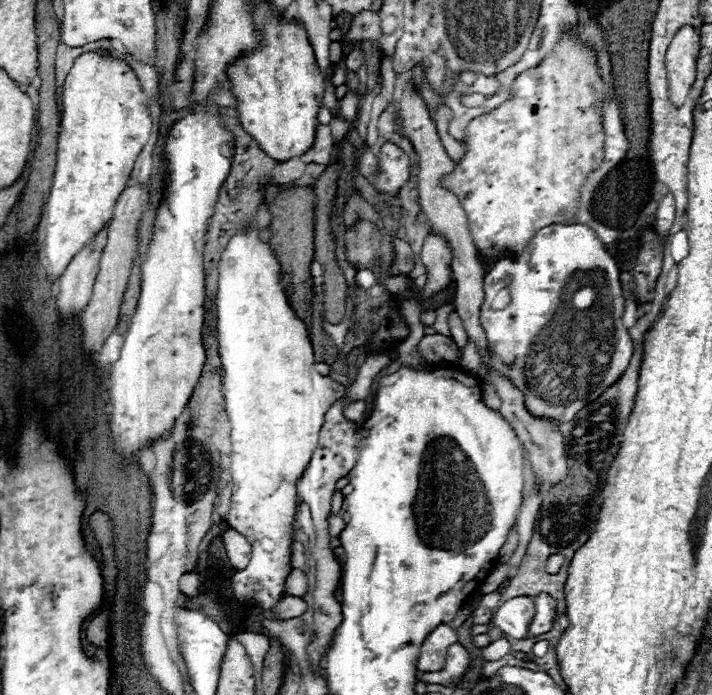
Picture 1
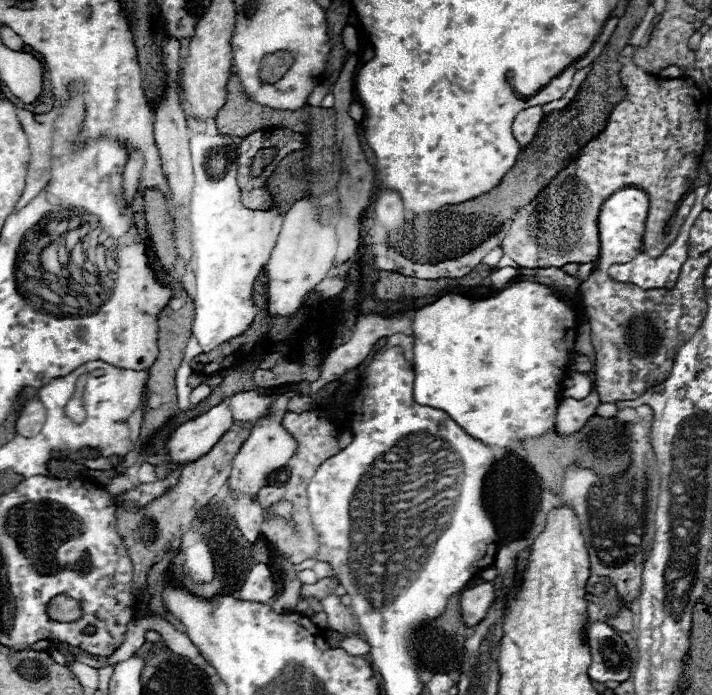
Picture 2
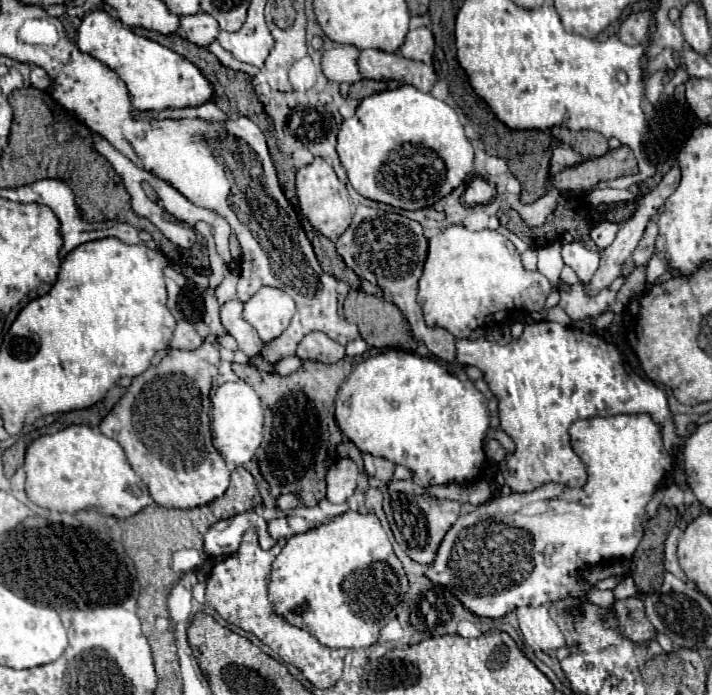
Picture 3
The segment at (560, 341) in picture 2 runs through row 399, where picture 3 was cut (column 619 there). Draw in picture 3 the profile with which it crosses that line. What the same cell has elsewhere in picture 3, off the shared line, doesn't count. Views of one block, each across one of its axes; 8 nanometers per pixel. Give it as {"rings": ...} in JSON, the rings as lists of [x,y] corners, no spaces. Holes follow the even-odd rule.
{"rings":[[[618,414],[608,418],[596,416],[576,420],[568,432],[572,450],[586,464],[588,472],[586,486],[598,488],[594,504],[584,504],[582,490],[574,488],[574,492],[568,494],[566,492],[568,488],[560,484],[546,484],[536,492],[526,494],[512,492],[508,496],[494,498],[486,504],[480,504],[476,510],[468,514],[460,514],[458,522],[446,532],[446,538],[442,540],[442,546],[438,548],[434,562],[428,566],[426,578],[430,578],[430,582],[446,586],[446,590],[450,590],[450,594],[454,594],[454,598],[458,598],[462,606],[466,606],[472,614],[484,618],[502,618],[520,606],[542,606],[546,602],[564,600],[572,596],[572,592],[576,590],[574,572],[582,572],[586,566],[592,568],[606,560],[626,560],[632,558],[632,554],[636,552],[644,534],[642,520],[646,518],[646,504],[650,502],[666,470],[670,470],[672,462],[672,454],[664,448],[662,426],[656,424],[648,414]],[[656,458],[658,458],[658,478],[656,478]],[[552,488],[556,488],[556,492]],[[546,490],[550,490],[548,496]],[[552,498],[558,500],[558,508],[554,508]],[[544,500],[550,502],[552,510],[542,514],[540,518],[520,512],[522,506]]]}

